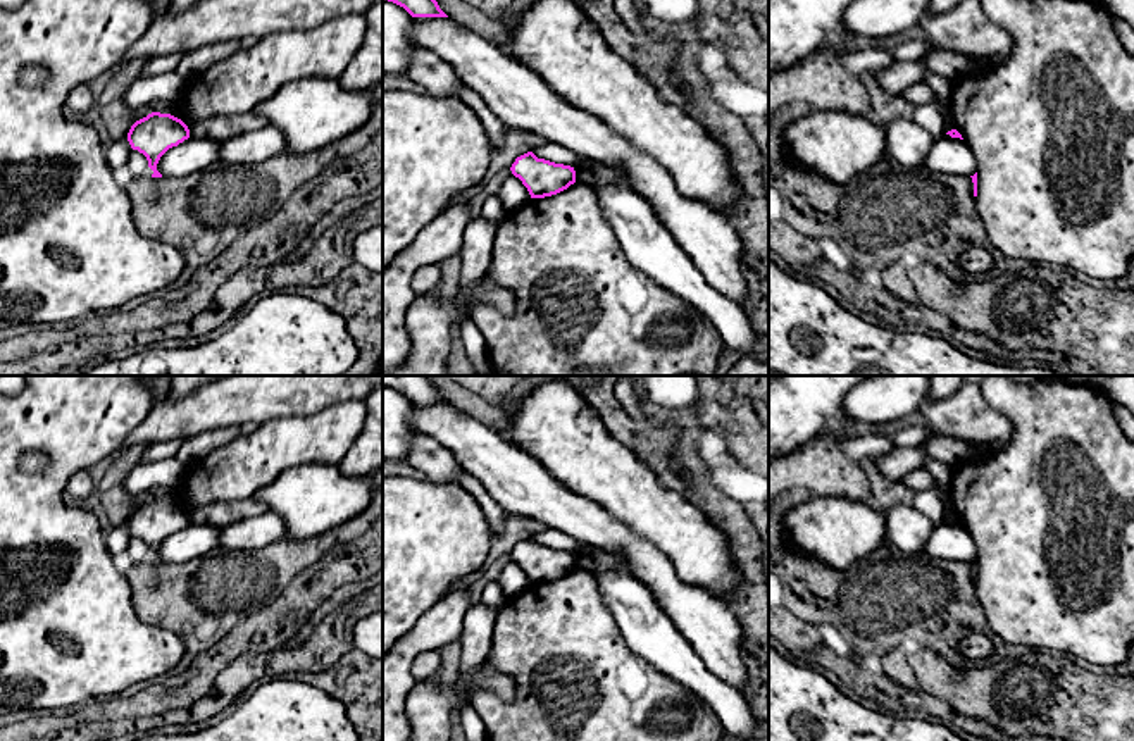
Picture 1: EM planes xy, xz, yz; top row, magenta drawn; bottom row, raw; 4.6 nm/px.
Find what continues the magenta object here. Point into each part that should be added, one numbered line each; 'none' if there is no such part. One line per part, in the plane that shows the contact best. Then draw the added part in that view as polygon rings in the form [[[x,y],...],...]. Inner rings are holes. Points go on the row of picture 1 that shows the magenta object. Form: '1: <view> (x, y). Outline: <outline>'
none

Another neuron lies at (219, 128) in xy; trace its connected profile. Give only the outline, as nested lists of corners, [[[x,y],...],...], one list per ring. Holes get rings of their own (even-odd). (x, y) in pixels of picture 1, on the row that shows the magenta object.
[[[245,112],[233,115],[214,115],[210,119],[196,121],[191,122],[188,129],[190,136],[222,141],[264,126],[267,126],[267,121],[262,115]]]

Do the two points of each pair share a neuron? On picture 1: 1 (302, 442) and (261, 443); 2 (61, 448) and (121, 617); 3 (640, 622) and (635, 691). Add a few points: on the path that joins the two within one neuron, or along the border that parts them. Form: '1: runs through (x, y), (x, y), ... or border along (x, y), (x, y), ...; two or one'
1: runs through (292, 442), (271, 443); one
2: runs through (54, 490), (54, 517), (83, 547), (83, 576); one
3: border along (614, 617), (623, 640), (633, 653); two

